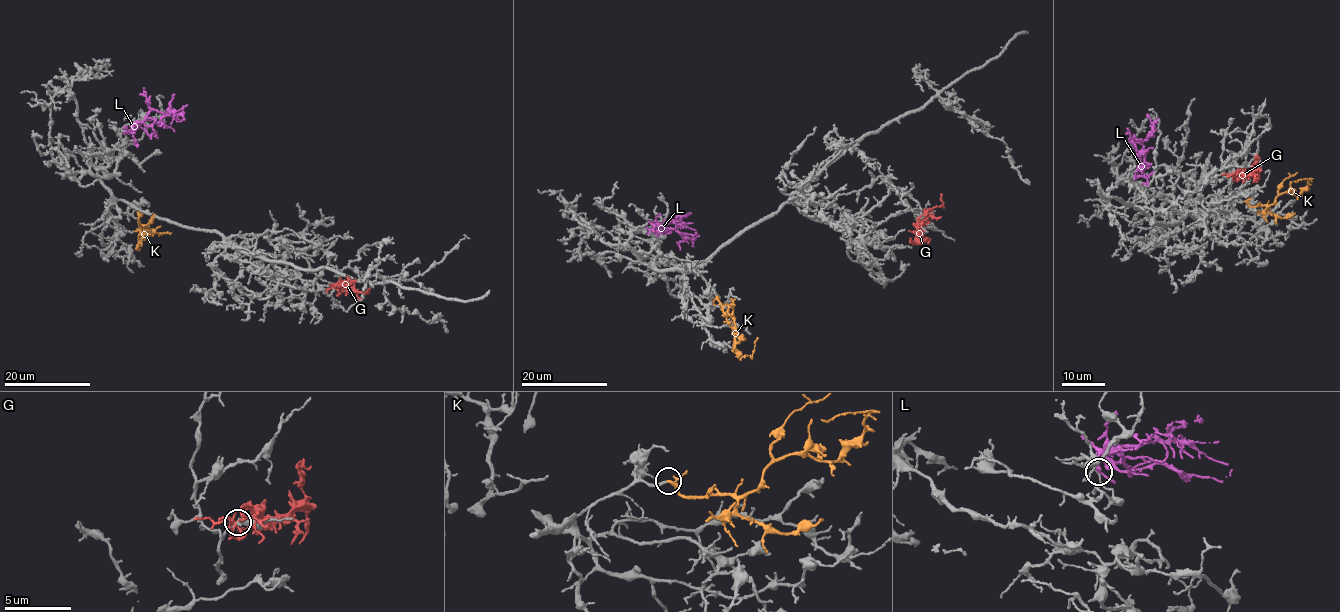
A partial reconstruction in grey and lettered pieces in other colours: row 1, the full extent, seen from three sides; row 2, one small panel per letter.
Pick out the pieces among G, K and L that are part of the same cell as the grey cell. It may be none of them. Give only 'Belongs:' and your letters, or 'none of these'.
Belongs: K

